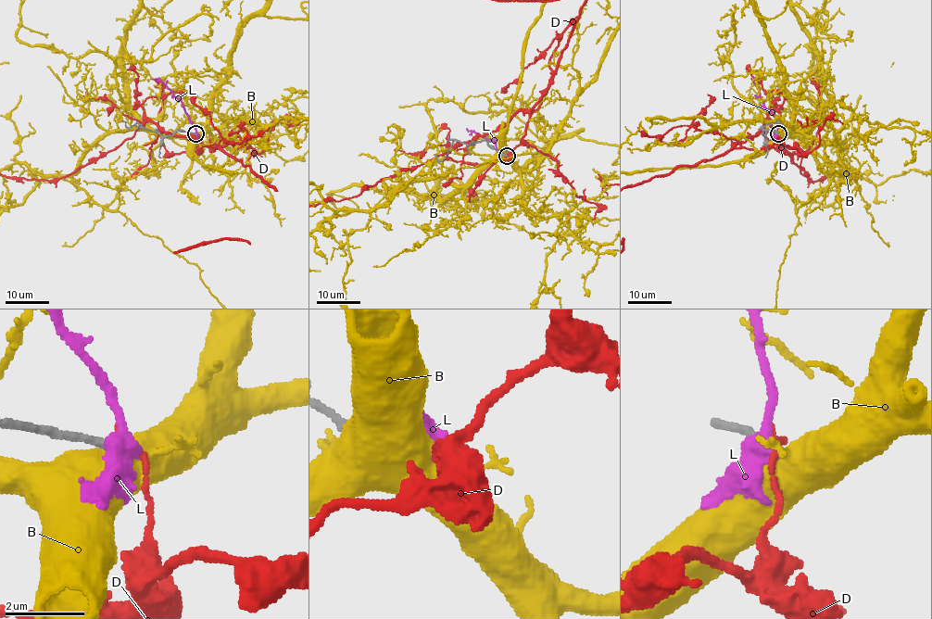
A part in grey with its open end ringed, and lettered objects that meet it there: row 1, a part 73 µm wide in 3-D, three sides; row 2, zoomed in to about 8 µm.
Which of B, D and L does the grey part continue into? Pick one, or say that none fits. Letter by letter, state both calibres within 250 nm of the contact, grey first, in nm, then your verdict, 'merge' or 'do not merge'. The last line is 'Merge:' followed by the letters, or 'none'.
B: 240 nm thick on the grey side, 550 nm on the other; do not merge
D: 220 nm thick on the grey side, 180 nm on the other; do not merge
L: 240 nm thick on the grey side, 440 nm on the other; do not merge
Merge: none

